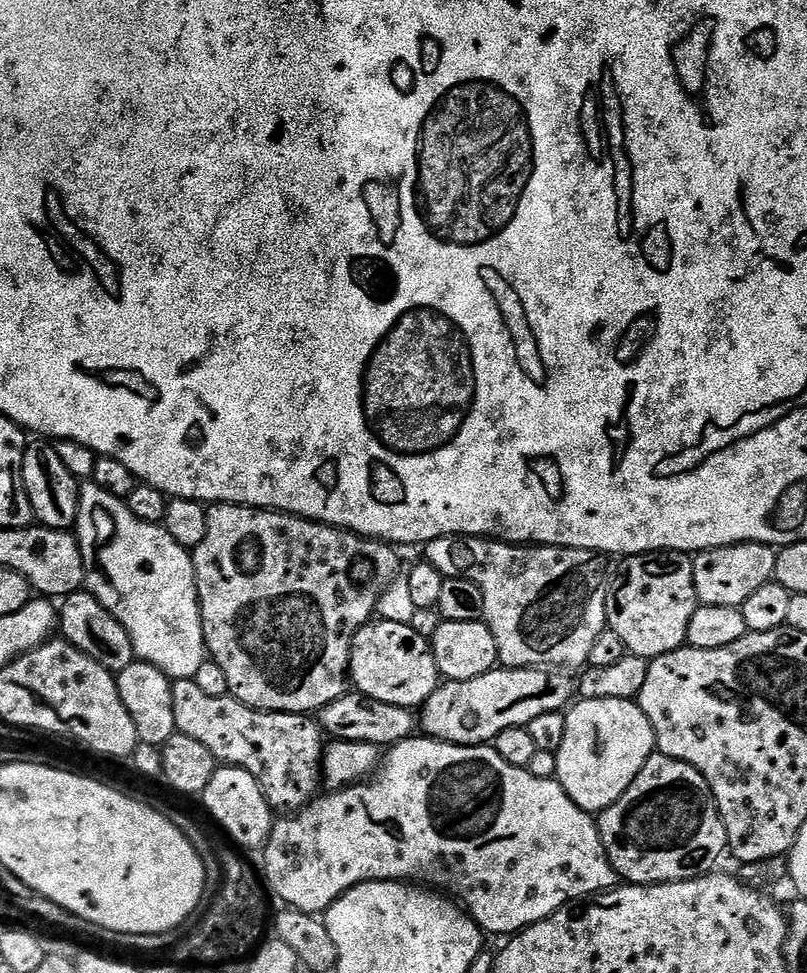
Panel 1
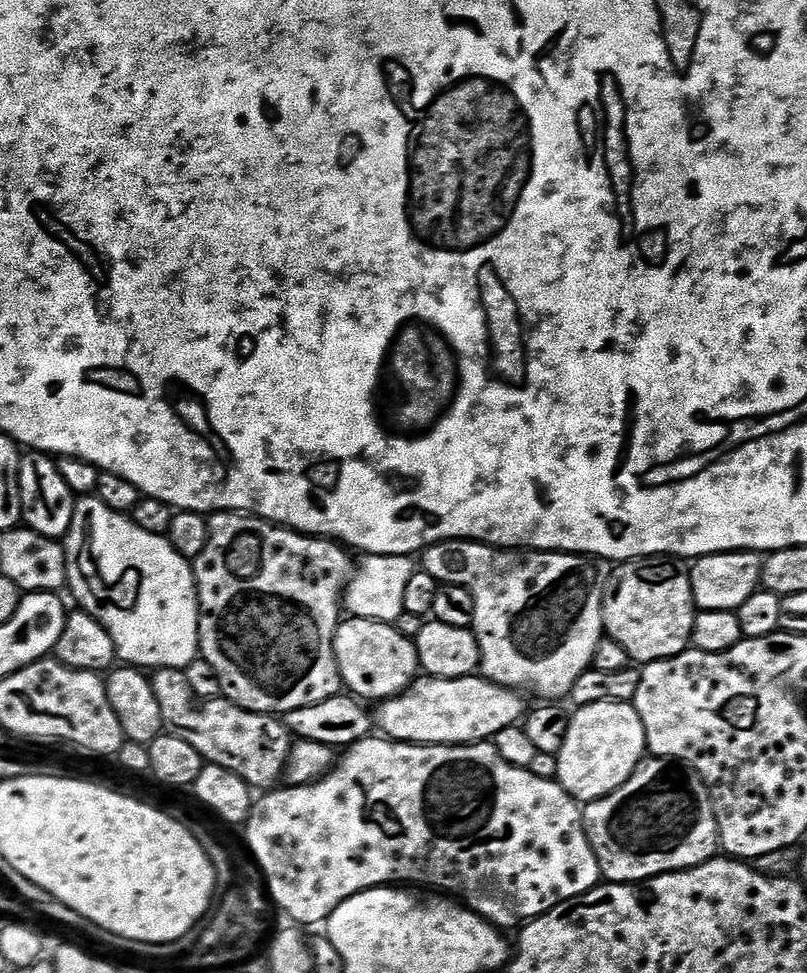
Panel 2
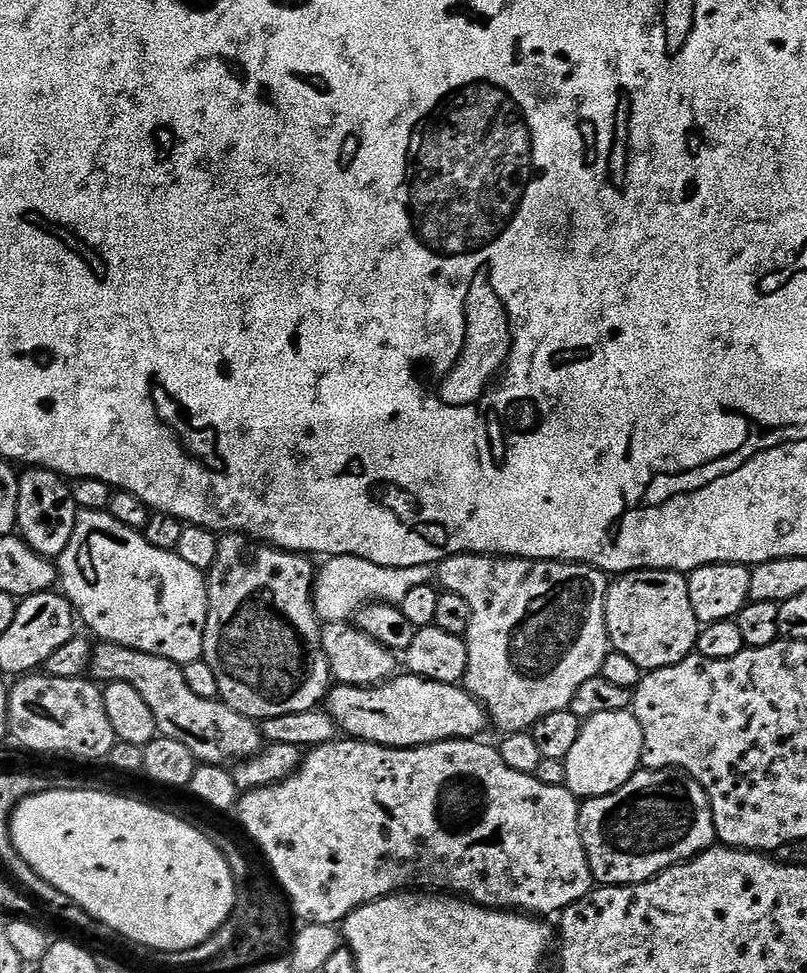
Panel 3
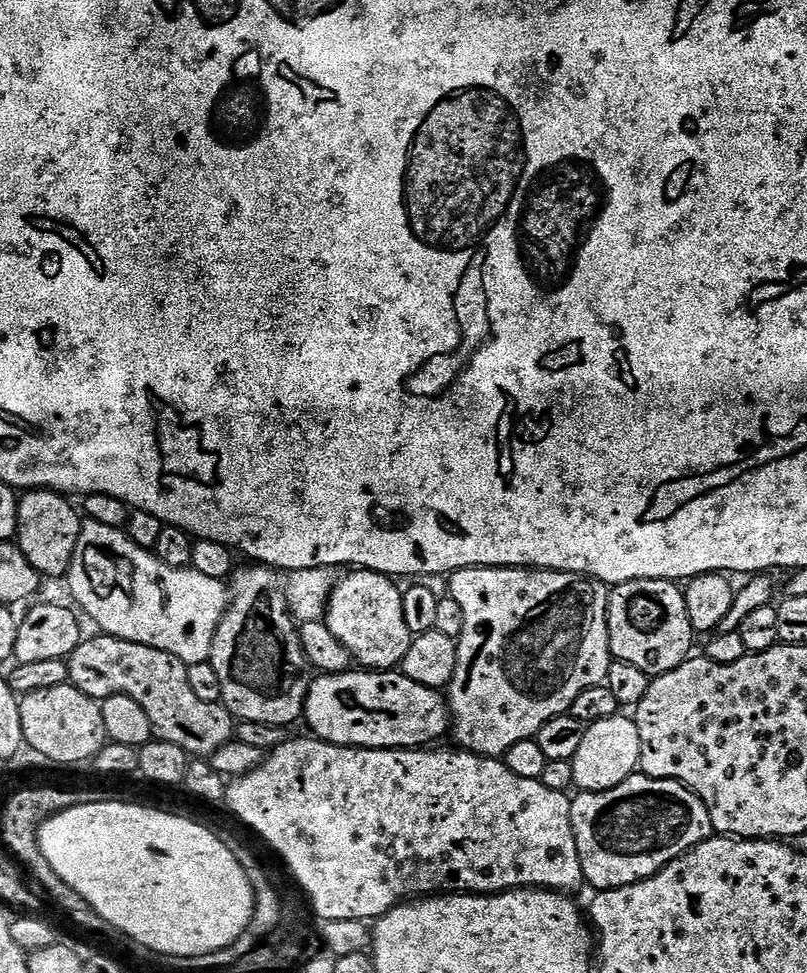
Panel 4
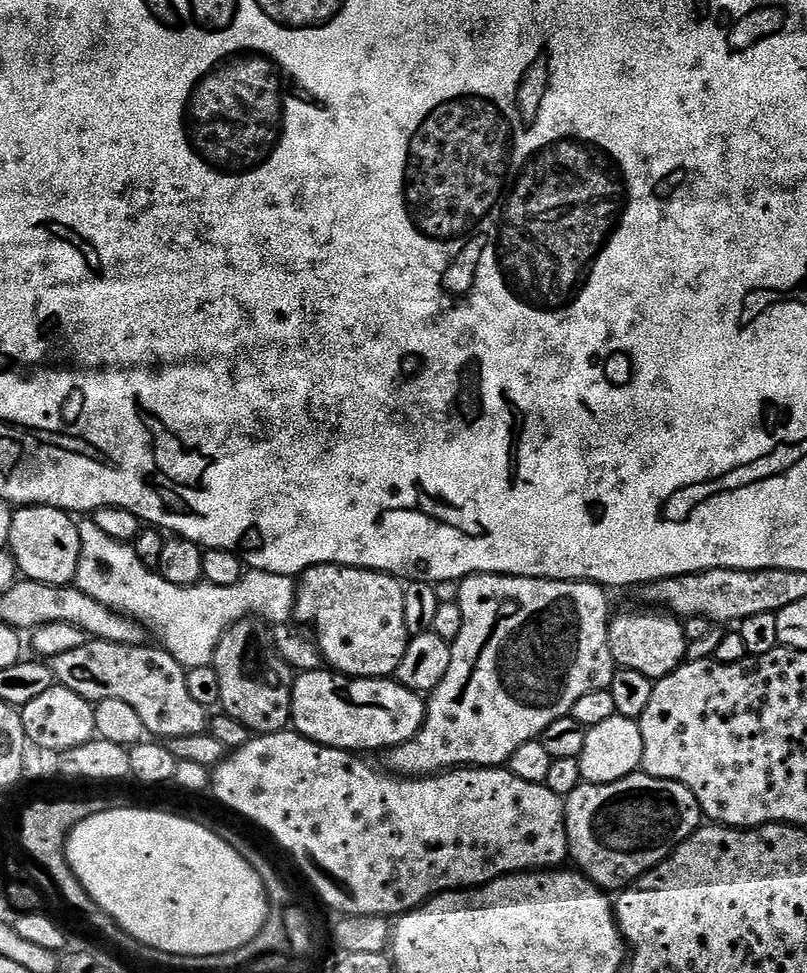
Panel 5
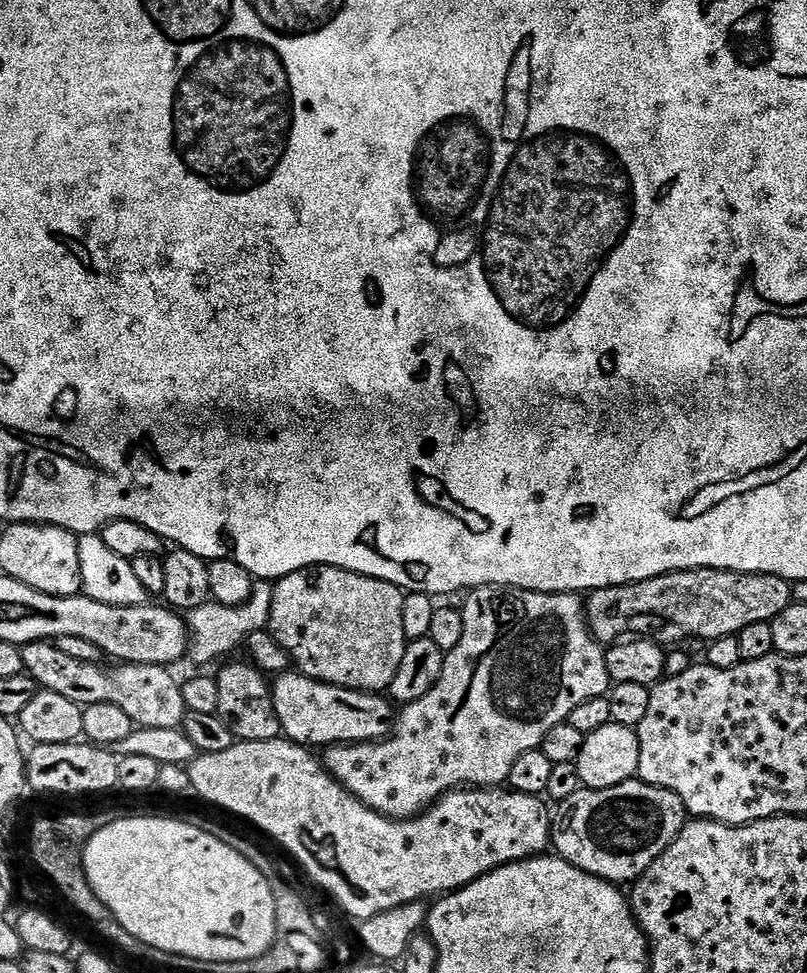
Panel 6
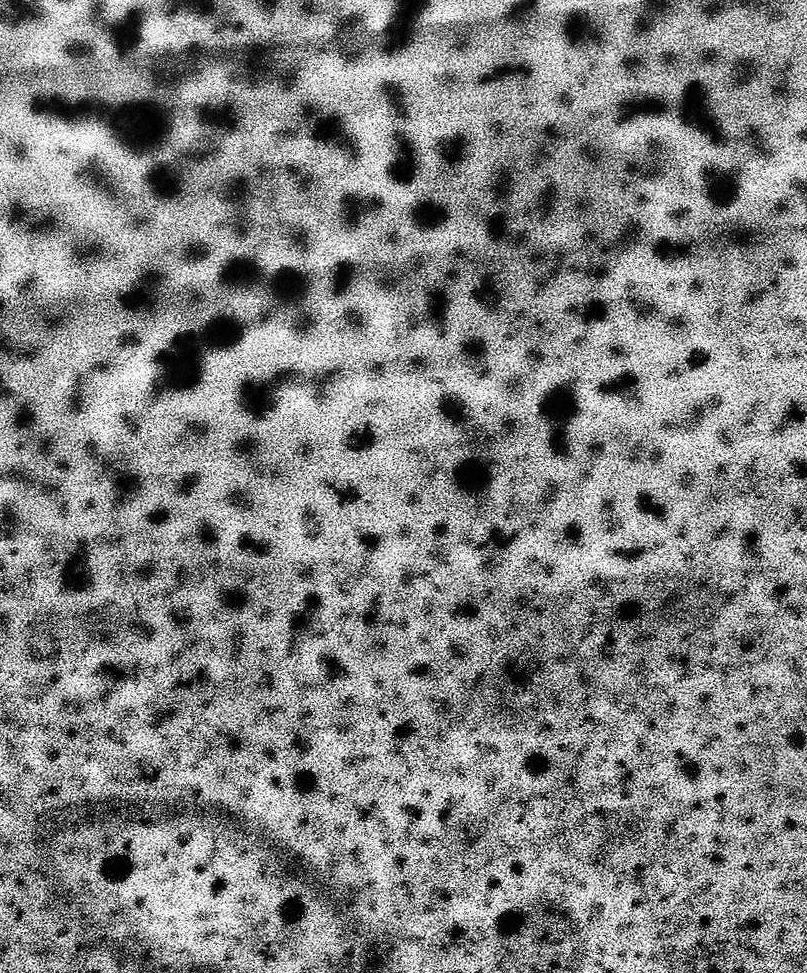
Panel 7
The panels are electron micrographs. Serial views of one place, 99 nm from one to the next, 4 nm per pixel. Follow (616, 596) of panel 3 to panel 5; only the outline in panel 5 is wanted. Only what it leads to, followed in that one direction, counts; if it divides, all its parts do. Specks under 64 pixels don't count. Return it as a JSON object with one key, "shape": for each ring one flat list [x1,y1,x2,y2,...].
{"shape":[[660,610,648,611,652,612,620,612,617,616,615,613,608,625,608,641,612,659,620,668,638,670,638,674,646,674,646,678,655,682,685,663,689,641,677,617]]}

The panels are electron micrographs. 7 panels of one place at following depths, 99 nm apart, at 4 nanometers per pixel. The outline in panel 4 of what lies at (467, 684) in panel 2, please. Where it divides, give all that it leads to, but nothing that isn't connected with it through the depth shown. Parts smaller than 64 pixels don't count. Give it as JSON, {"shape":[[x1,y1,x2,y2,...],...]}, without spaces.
{"shape":[[349,670,317,675,304,699,302,720,308,723,307,731,315,739,347,748,420,750,450,728,445,697,437,689,406,678,400,670]]}

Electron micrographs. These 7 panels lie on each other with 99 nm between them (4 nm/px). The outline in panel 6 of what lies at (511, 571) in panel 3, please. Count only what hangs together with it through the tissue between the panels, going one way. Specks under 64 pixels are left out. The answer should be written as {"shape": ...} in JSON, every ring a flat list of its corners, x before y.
{"shape":[[473,588,467,593,468,601,462,604,462,611,464,614,464,629,462,630,462,642,458,642,458,646,454,646,452,652,447,653,443,657,442,663,438,668,438,679,427,689,428,692,425,696,420,696,417,698,413,704,408,704,404,709,399,709,398,719,394,724,394,731,391,736,383,740,373,740,367,744,337,744,335,746,329,747,327,749,328,753,323,753,322,759,324,761,324,767,327,768,330,775,337,780,344,787,346,791,356,799,361,800,365,806,372,808,375,812,381,812,383,816,387,816,390,820,410,820,413,819,425,810,432,807,440,797,445,796,447,792,453,790,463,789,465,786,475,786,478,788,495,788,497,786,503,785,507,781,510,770,514,770,514,762,518,762,518,758,522,758,522,754,527,752,535,752,541,747,546,738,546,734,550,734,550,730,554,730,554,726,565,723,567,721,568,715,570,715,574,710,578,710,578,706,582,706,582,702,590,702,590,698,598,698,599,696,607,696,610,691,610,681,608,678,608,671,606,670,606,658,604,657,605,649,602,647,599,640,592,635,592,631,588,628,588,617,586,615,585,605,582,603,581,597,579,595,573,594,571,592,527,592,521,588]]}

